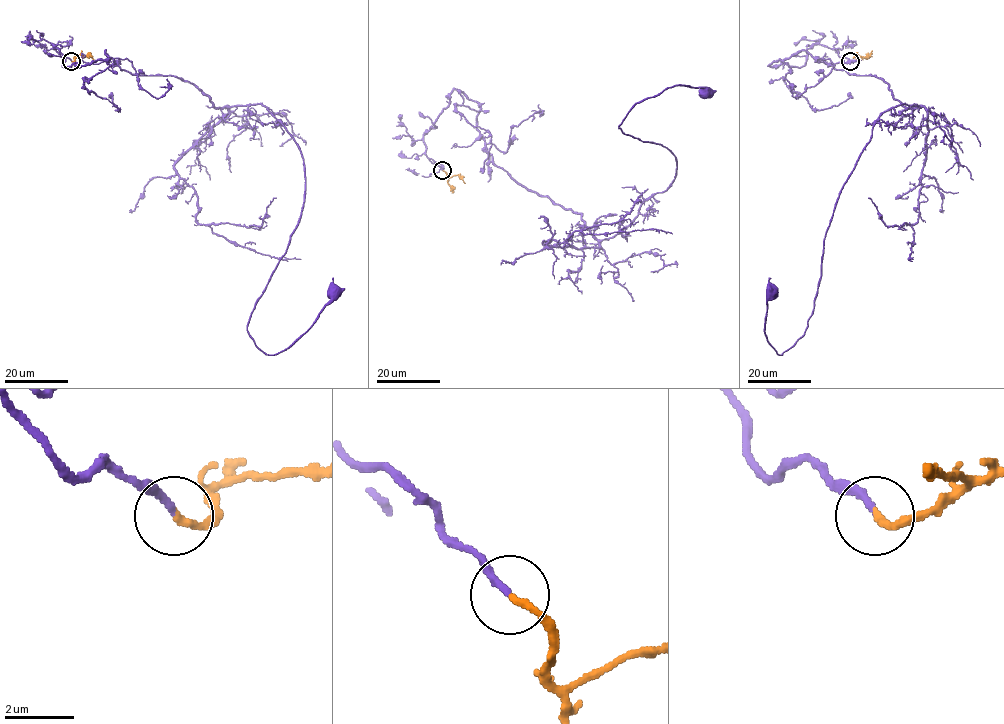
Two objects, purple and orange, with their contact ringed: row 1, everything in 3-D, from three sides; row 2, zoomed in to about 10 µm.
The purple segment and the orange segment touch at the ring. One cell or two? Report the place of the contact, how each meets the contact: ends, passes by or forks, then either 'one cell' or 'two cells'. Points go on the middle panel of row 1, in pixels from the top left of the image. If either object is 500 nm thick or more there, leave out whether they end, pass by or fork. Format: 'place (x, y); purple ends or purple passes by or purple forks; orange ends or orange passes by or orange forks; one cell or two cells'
place (442, 170); purple ends; orange ends; one cell

